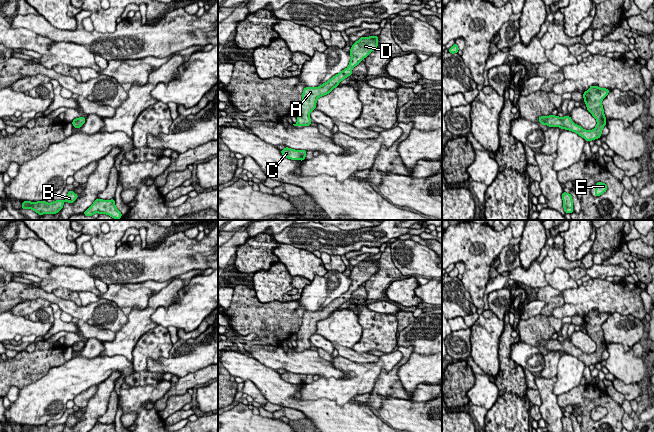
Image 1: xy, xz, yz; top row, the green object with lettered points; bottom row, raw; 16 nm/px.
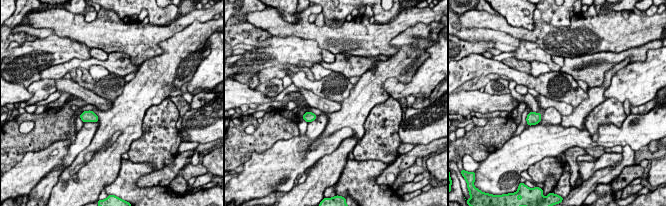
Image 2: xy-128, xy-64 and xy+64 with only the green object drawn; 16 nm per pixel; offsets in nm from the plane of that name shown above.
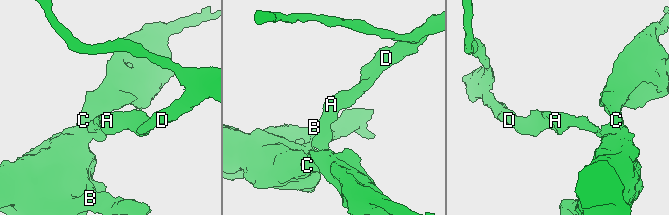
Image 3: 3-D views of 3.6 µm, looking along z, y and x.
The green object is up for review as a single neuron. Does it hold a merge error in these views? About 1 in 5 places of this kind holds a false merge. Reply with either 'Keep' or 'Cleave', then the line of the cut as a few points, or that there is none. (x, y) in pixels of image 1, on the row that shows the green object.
Keep. No split

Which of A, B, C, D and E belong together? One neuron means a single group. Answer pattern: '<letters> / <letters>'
A B C D E

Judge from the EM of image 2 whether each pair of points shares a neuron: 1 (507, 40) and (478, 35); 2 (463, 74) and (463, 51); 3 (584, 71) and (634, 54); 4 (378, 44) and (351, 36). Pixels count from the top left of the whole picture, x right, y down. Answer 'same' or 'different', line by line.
1: same
2: different
3: same
4: same

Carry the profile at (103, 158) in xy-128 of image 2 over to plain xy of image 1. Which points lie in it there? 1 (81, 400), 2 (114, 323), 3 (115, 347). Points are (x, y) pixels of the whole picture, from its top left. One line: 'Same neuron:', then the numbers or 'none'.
Same neuron: 3

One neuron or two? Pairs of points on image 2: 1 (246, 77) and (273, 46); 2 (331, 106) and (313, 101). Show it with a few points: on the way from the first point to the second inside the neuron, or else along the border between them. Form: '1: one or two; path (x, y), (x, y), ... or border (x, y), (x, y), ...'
1: one; path (250, 69), (265, 54)
2: one; path (327, 106), (317, 102)

